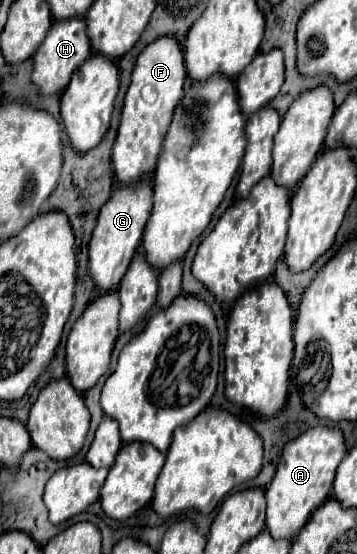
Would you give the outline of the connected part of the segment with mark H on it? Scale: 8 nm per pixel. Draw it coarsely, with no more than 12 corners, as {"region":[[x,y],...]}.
{"region":[[82,17],[54,21],[32,83],[60,93],[90,57]]}

